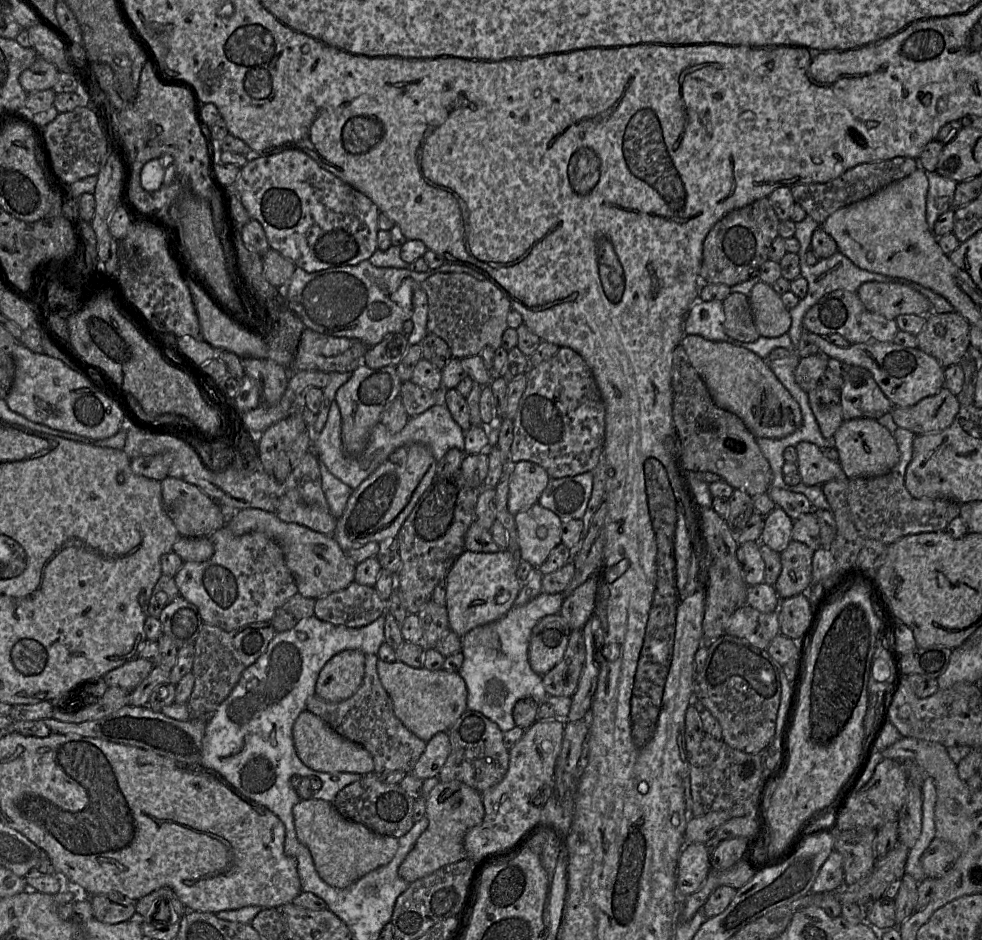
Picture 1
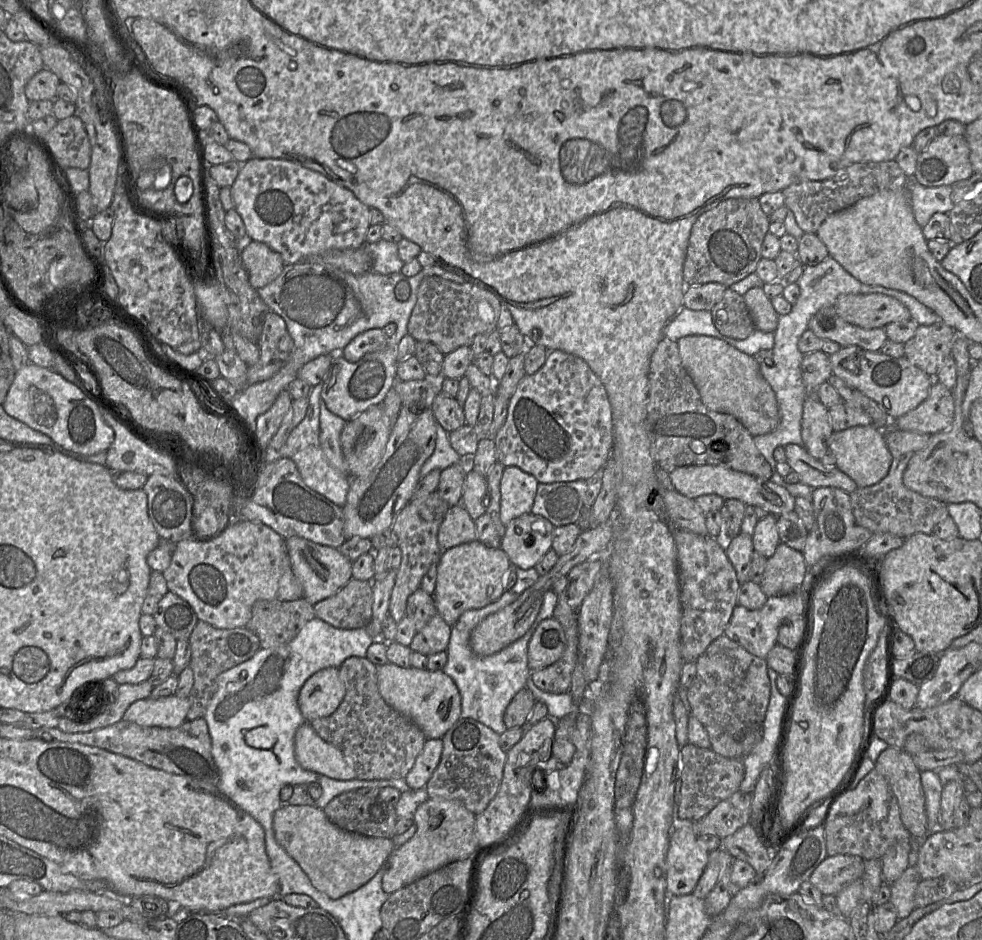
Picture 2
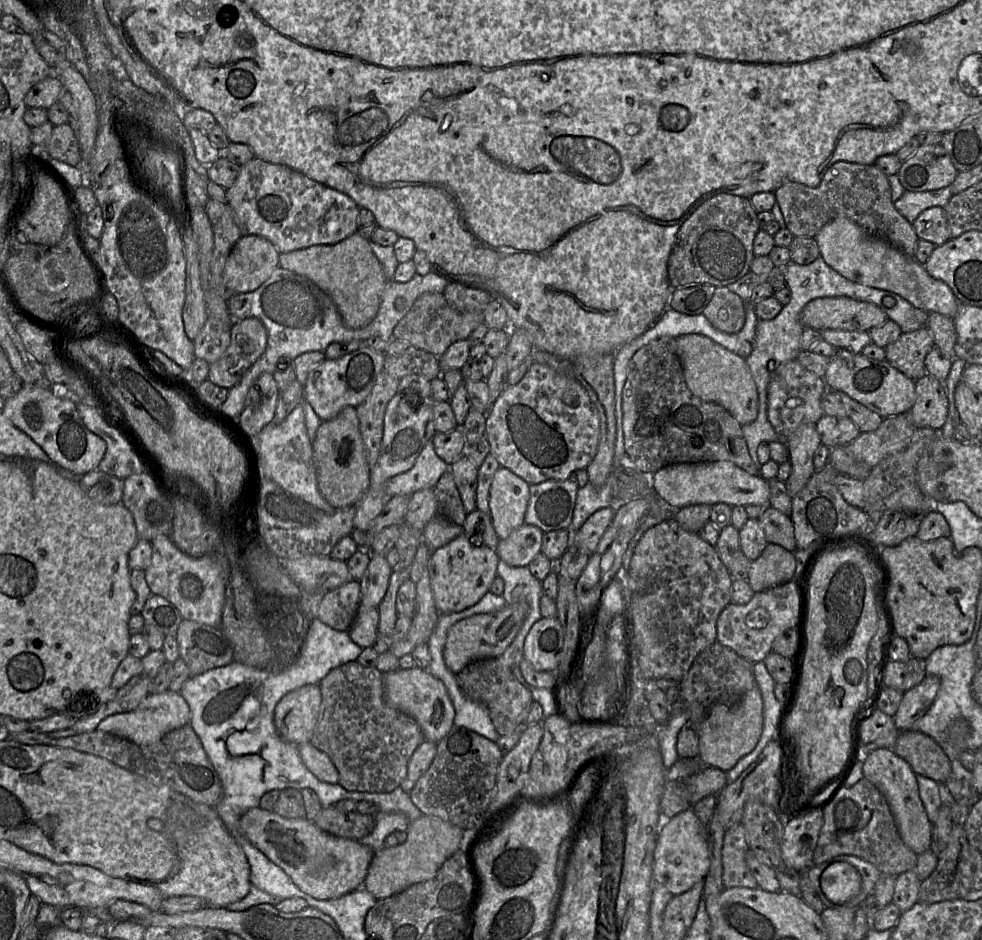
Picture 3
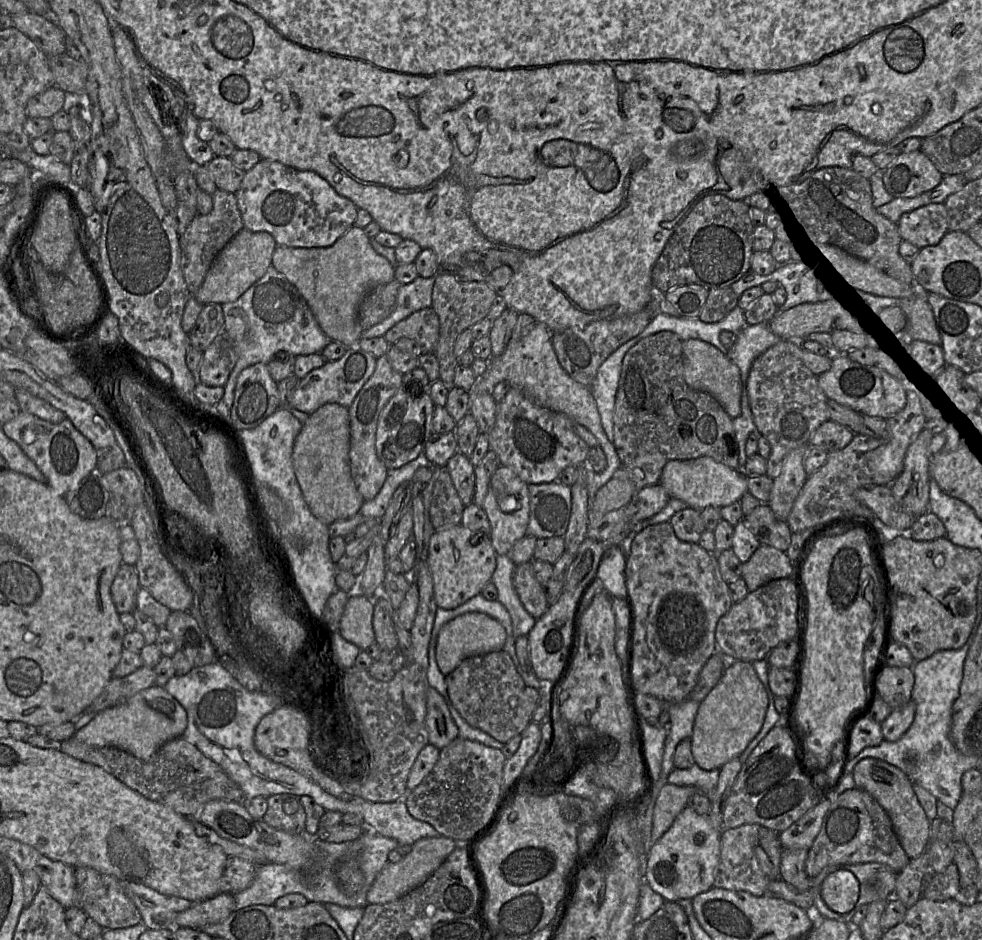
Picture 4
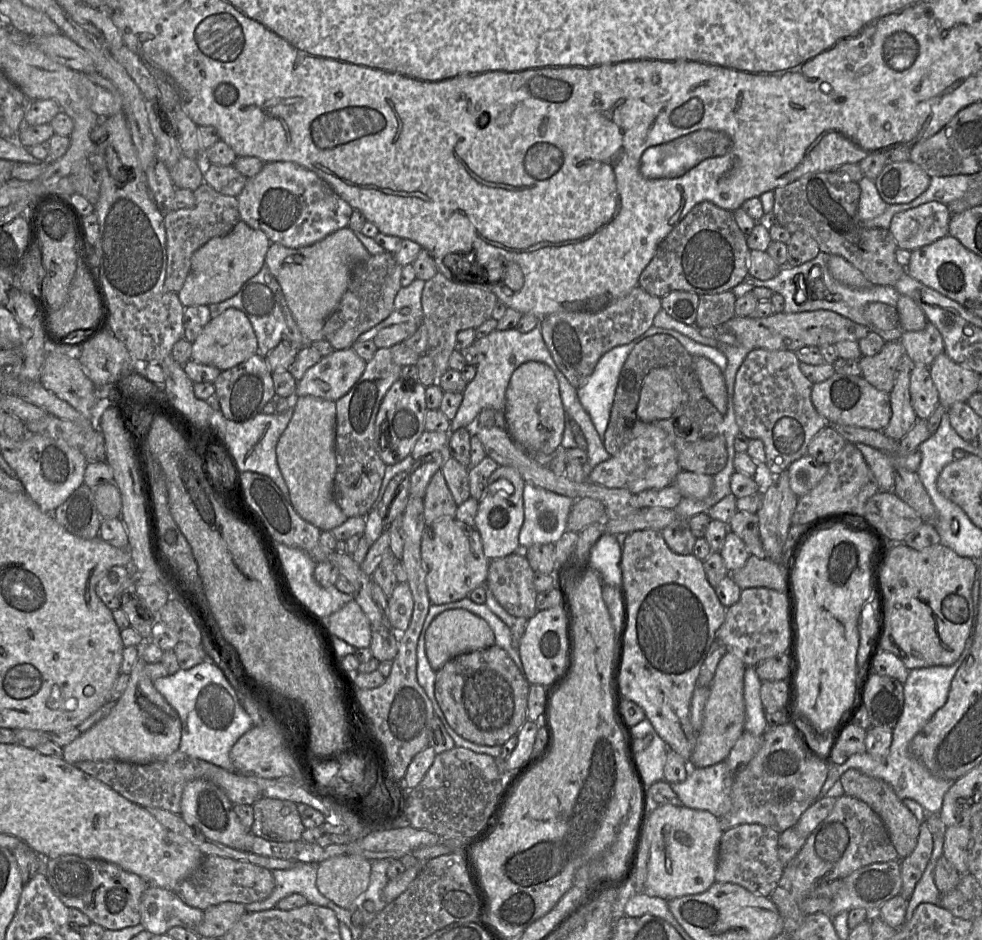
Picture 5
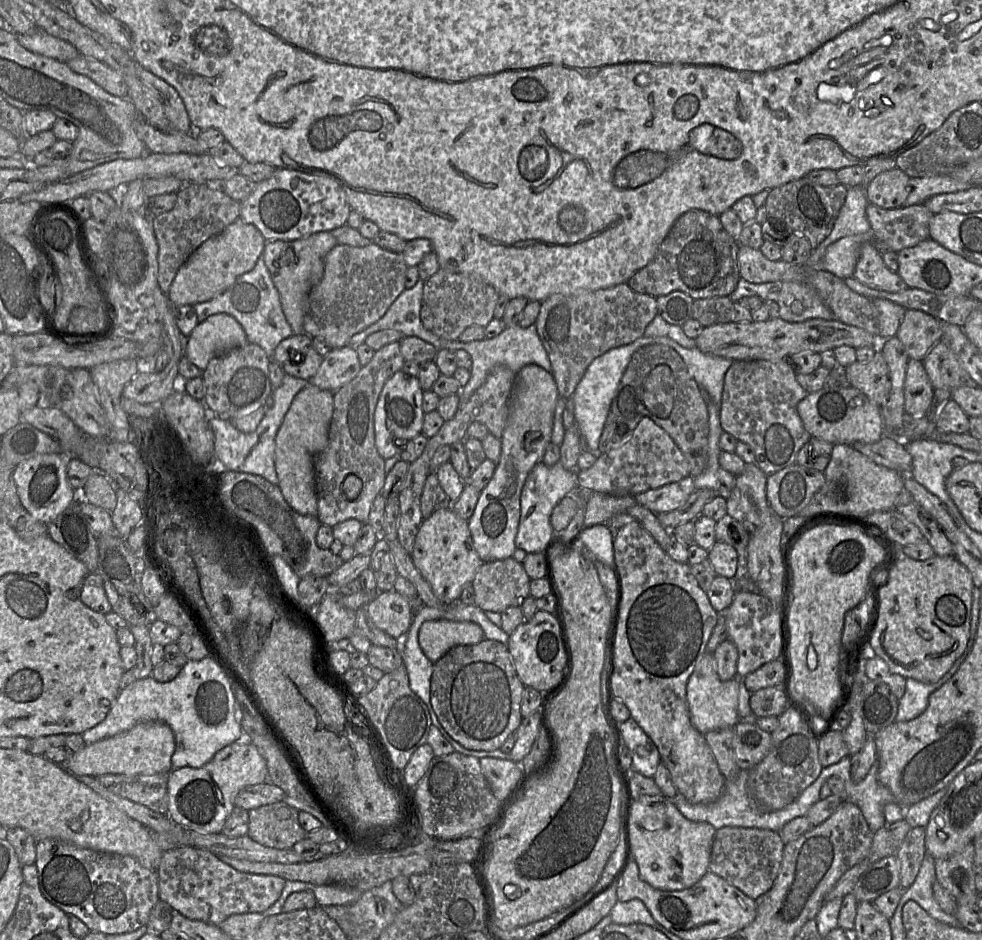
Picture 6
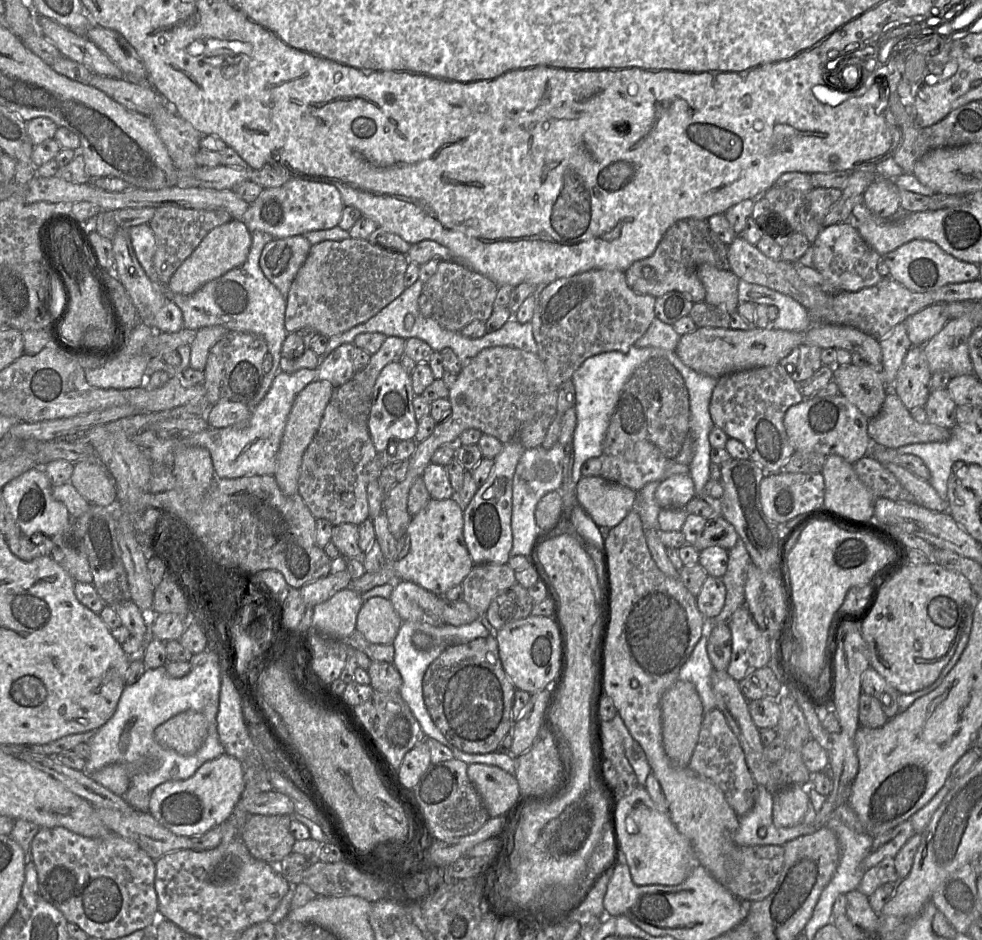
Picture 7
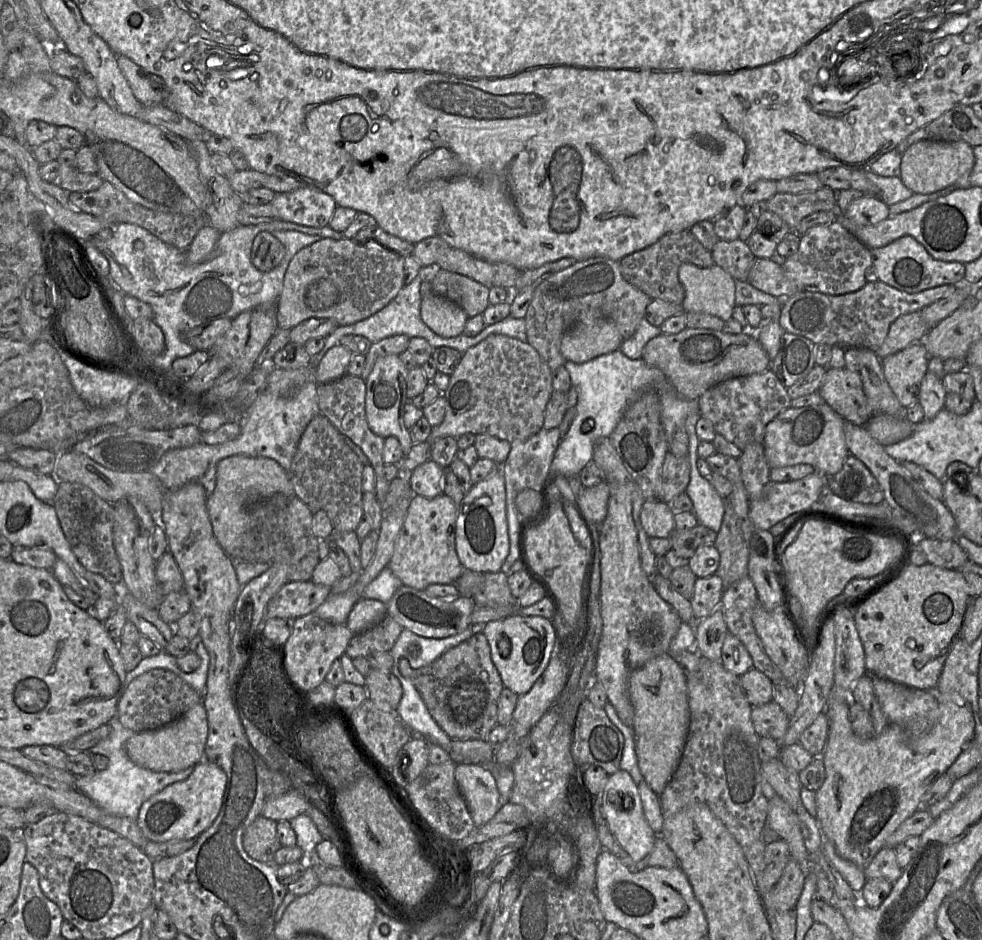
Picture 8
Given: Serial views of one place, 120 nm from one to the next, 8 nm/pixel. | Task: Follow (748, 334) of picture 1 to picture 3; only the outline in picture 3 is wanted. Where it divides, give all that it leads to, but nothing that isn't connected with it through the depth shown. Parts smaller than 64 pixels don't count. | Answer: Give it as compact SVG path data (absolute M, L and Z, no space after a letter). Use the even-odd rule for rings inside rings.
M717 287L702 314L714 328L735 334L746 322L745 301L728 287Z

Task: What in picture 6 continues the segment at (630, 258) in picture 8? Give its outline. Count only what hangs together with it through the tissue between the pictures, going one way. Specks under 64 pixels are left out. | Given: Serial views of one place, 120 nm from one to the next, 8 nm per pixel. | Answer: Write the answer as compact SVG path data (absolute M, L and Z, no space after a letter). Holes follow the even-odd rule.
M693 209L682 214L676 220L668 235L659 245L652 261L634 273L627 284L637 293L654 297L667 295L673 291L682 291L694 300L729 296L735 290L740 279L739 248L740 244L725 230L719 216Z

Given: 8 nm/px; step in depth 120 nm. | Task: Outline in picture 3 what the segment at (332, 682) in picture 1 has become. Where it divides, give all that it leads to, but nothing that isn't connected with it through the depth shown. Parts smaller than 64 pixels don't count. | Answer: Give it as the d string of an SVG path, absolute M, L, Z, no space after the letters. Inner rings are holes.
M308 684L284 695L274 710L274 724L279 737L297 746L309 742L319 719L321 690L319 684Z

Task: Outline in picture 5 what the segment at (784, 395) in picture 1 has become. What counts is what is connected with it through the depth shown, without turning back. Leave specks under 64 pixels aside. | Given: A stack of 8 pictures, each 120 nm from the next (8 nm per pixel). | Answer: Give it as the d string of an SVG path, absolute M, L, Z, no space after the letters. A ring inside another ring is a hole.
M694 356L693 365L706 398L724 415L728 409L728 394L724 374L711 360Z

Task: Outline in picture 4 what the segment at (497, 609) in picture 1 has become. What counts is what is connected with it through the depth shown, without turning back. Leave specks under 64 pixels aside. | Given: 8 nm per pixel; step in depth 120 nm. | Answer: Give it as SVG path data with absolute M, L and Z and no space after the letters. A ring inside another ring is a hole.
M461 524L435 530L429 542L428 566L432 575L437 606L453 609L480 594L492 578L496 568L496 557L497 553L490 537L483 532L473 532ZM477 536L480 536L478 542L470 539Z

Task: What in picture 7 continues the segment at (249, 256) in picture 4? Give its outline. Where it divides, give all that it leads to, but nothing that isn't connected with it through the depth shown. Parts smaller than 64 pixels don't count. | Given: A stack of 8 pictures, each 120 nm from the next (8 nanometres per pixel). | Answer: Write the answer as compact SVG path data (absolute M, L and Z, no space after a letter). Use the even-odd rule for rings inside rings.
M233 219L214 228L172 275L168 283L169 291L182 295L192 294L206 283L241 266L247 259L251 243L252 233L242 220Z

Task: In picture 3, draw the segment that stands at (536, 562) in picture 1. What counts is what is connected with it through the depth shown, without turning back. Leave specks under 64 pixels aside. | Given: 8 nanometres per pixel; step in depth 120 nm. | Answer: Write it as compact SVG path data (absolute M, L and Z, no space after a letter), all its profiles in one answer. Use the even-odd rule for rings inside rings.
M523 523L496 546L501 560L513 567L525 567L540 552L544 532L537 526Z

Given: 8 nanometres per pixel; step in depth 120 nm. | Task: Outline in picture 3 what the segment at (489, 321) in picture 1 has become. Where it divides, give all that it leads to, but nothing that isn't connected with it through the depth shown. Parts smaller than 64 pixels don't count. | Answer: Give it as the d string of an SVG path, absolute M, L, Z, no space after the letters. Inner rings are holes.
M424 293L394 327L392 337L441 357L451 344L467 340L472 331L482 323L485 323L484 312L461 312L447 303L443 293Z

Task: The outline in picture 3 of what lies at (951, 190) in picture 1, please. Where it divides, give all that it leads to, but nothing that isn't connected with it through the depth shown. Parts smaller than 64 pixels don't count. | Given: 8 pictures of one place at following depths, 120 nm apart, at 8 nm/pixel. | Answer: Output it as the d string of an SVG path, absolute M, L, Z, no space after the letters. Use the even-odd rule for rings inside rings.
M950 186L922 192L905 190L904 194L894 202L894 206L907 221L913 223L922 211L934 206L945 207L953 195Z

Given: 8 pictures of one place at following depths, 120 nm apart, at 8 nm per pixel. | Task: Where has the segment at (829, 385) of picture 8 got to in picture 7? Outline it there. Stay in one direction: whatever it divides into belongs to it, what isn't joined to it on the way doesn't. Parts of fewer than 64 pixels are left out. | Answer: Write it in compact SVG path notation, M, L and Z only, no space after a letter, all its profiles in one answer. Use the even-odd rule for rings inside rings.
M865 364L835 366L832 380L838 385L839 394L846 397L867 418L877 415L887 396L887 386L882 370Z

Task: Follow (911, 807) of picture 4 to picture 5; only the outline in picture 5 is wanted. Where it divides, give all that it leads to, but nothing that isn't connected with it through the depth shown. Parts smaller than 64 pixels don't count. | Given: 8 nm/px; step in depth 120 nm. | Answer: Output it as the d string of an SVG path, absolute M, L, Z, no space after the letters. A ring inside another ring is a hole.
M849 769L839 779L844 794L865 802L881 818L890 840L901 859L909 856L917 845L920 822L885 781L868 776L857 769Z

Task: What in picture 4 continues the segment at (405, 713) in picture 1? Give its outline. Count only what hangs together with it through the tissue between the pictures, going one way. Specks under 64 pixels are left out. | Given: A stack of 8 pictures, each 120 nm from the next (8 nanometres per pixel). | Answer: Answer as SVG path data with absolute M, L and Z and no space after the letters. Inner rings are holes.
M430 686L426 692L425 725L429 743L439 750L458 737L457 726L450 715L444 698Z

